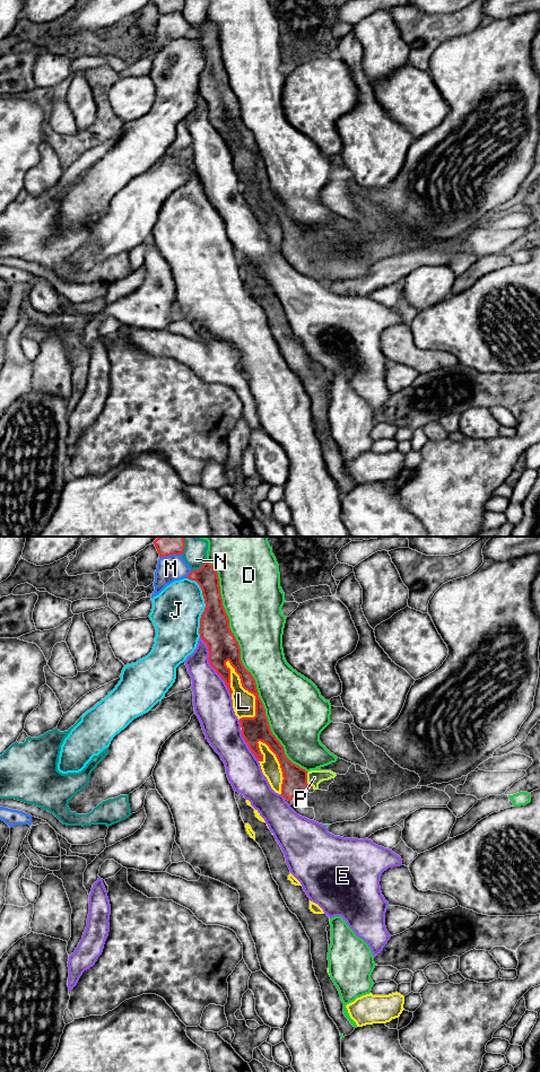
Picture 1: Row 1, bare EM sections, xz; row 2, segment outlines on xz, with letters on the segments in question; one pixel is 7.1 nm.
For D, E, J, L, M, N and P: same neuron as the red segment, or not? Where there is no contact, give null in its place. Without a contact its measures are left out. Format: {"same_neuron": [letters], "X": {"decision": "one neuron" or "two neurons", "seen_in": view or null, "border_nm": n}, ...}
{"same_neuron": ["P"], "D": {"decision": "two neurons", "seen_in": "xz", "border_nm": 1650}, "E": {"decision": "two neurons", "seen_in": "xz", "border_nm": 460}, "J": {"decision": "two neurons", "seen_in": "xz", "border_nm": 440}, "L": {"decision": "two neurons", "seen_in": "xz", "border_nm": 460}, "M": {"decision": "two neurons", "seen_in": "xz", "border_nm": 160}, "N": {"decision": "two neurons", "seen_in": "xz", "border_nm": 130}, "P": {"decision": "one neuron", "seen_in": "xz", "border_nm": 130}}

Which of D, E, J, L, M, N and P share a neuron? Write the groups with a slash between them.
D / E / J / L / M / N / P

